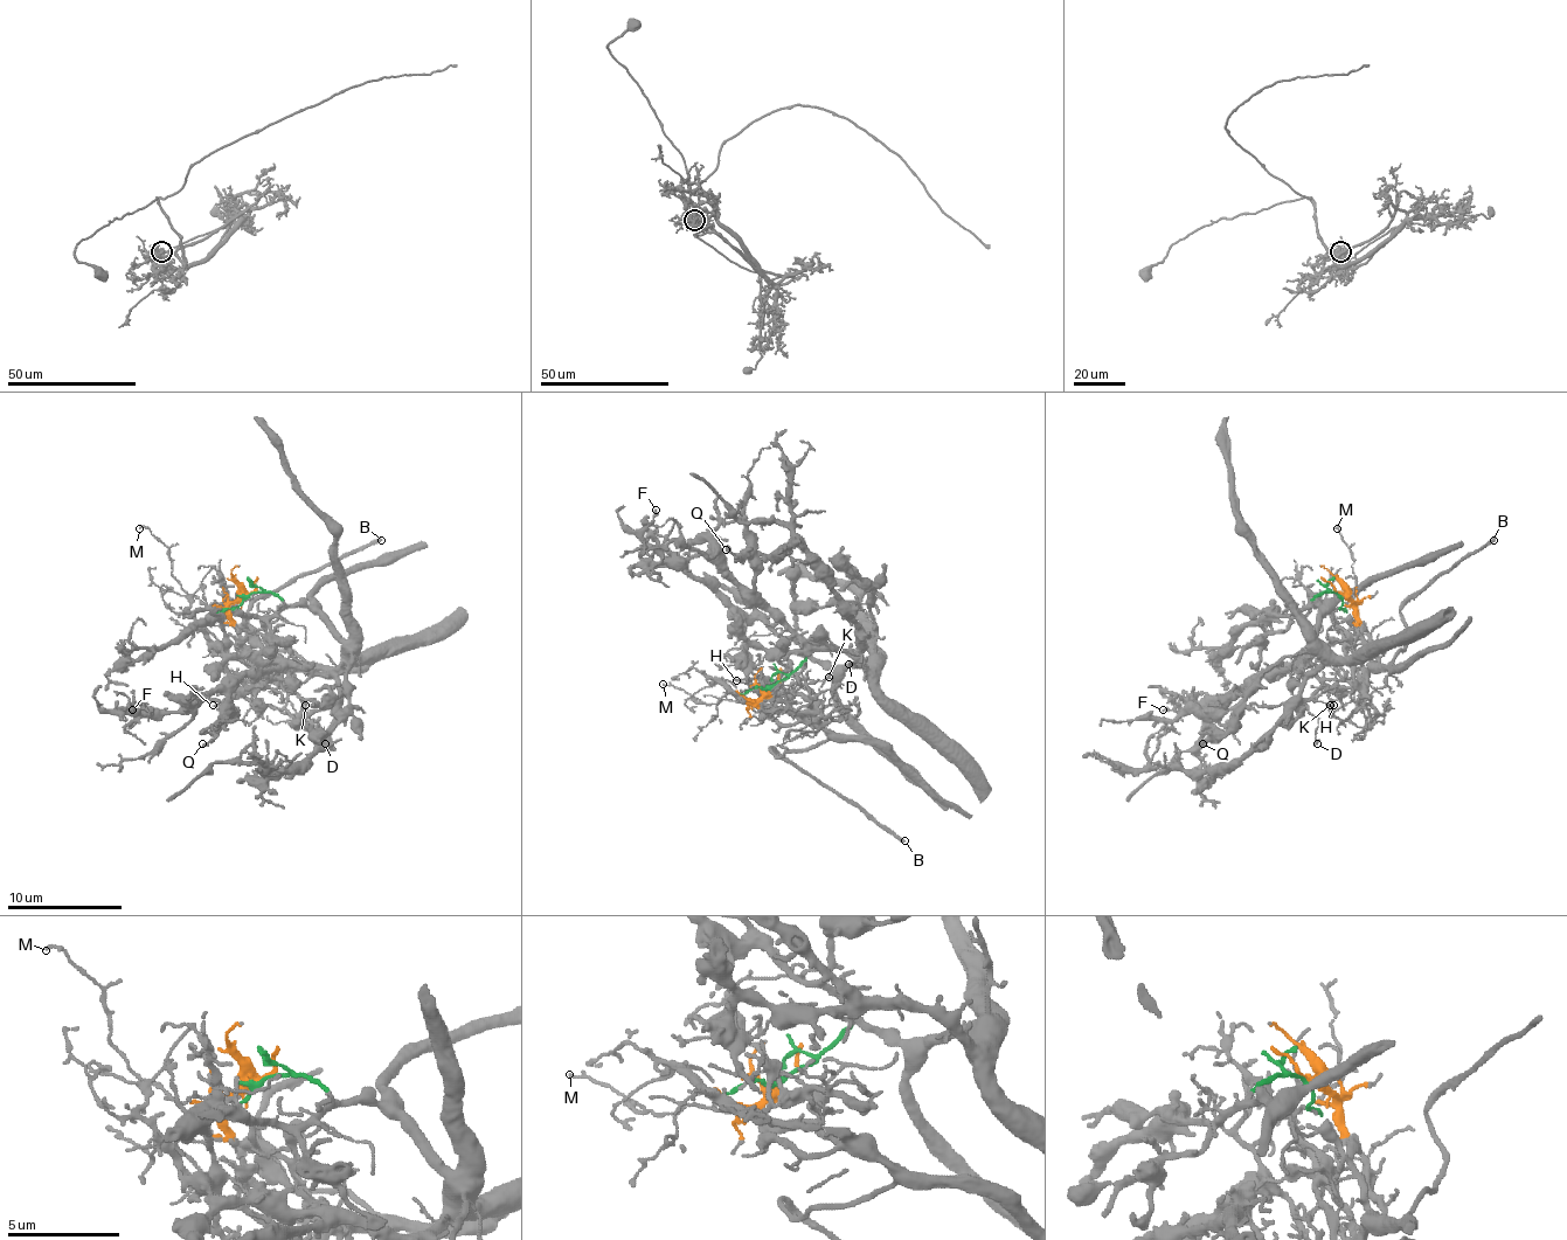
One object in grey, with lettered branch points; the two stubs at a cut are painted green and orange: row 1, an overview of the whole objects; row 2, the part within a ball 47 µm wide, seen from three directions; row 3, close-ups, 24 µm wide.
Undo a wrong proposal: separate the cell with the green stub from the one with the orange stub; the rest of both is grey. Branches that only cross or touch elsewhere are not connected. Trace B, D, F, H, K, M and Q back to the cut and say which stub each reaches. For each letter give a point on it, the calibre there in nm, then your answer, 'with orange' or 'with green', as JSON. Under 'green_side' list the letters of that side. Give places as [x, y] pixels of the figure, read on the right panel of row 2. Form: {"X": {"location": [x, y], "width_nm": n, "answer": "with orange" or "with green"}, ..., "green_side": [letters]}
{"B": {"location": [1493, 540], "width_nm": 220, "answer": "with orange"}, "D": {"location": [1317, 743], "width_nm": 150, "answer": "with green"}, "F": {"location": [1163, 709], "width_nm": 180, "answer": "with green"}, "H": {"location": [1333, 705], "width_nm": 90, "answer": "with green"}, "K": {"location": [1330, 705], "width_nm": 100, "answer": "with orange"}, "M": {"location": [1337, 528], "width_nm": 130, "answer": "with orange"}, "Q": {"location": [1203, 743], "width_nm": 150, "answer": "with green"}, "green_side": ["D", "F", "H", "Q"]}

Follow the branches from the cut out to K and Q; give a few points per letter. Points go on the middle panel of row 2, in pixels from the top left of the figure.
K: (771, 687), (754, 705), (803, 715), (829, 676)
Q: (771, 684), (808, 658), (837, 667), (865, 667), (854, 658), (808, 648), (754, 593), (754, 565), (725, 549)

